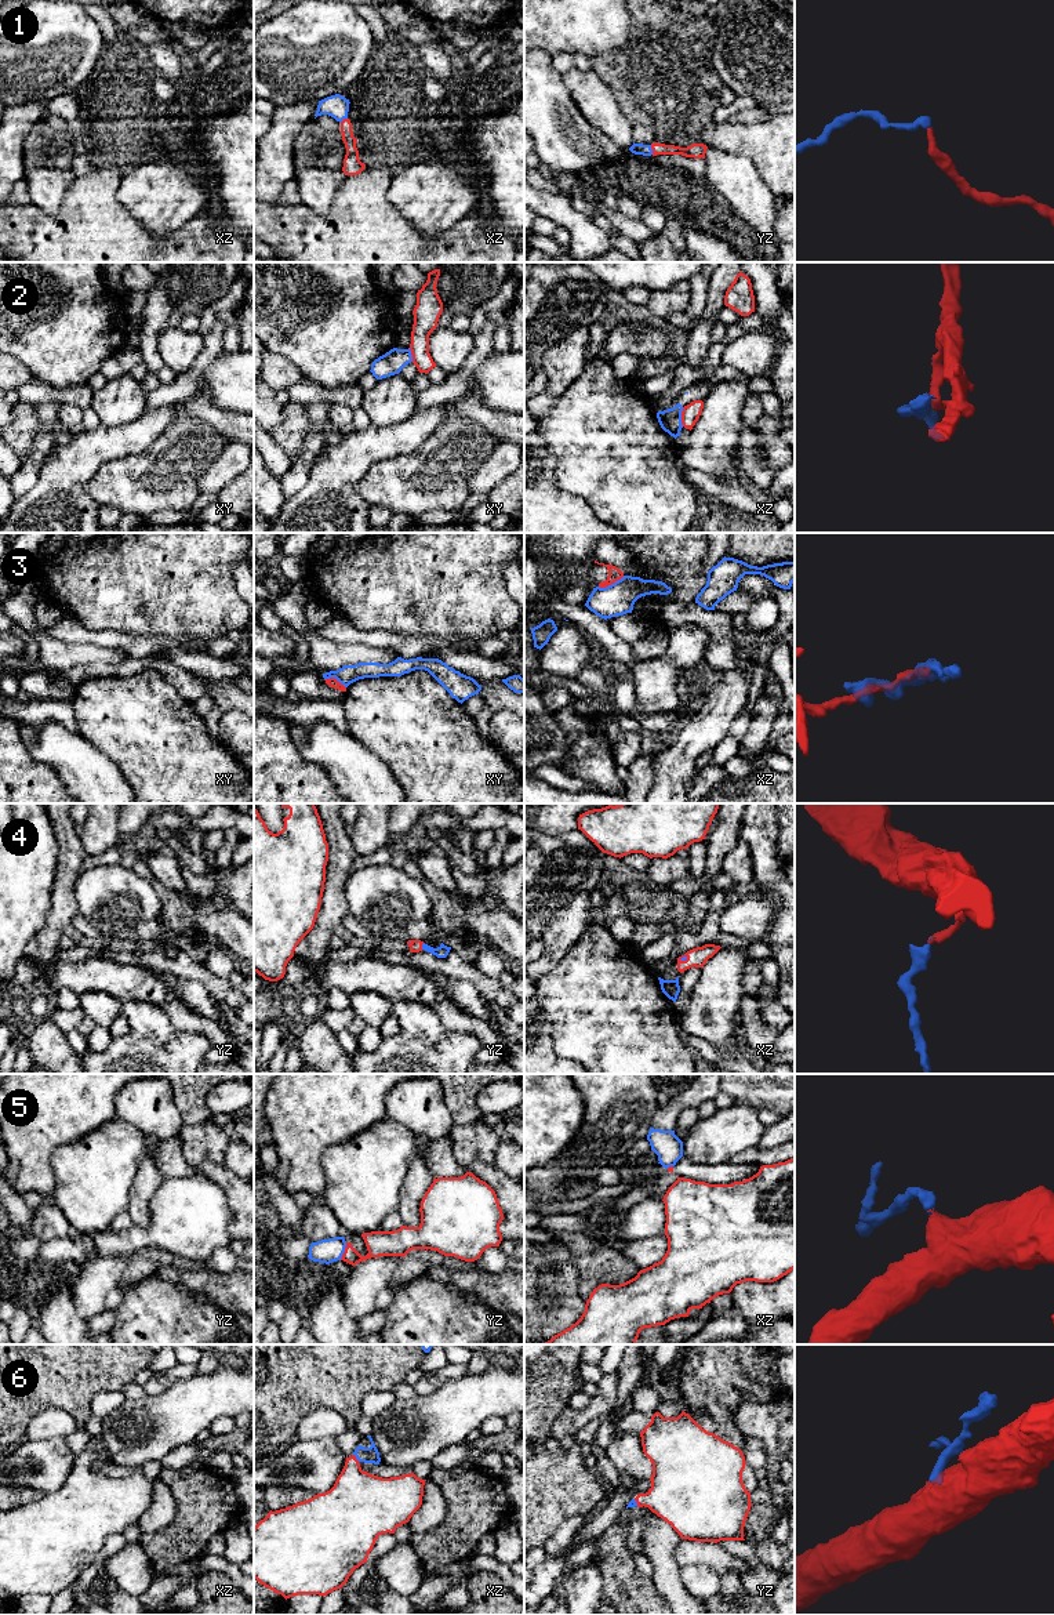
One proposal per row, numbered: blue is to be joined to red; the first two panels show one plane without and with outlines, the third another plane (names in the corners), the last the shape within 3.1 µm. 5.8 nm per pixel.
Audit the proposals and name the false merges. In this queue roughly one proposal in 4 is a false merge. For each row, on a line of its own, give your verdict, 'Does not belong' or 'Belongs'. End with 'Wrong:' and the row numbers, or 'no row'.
1: Belongs
2: Does not belong
3: Does not belong
4: Belongs
5: Belongs
6: Belongs
Wrong: 2, 3

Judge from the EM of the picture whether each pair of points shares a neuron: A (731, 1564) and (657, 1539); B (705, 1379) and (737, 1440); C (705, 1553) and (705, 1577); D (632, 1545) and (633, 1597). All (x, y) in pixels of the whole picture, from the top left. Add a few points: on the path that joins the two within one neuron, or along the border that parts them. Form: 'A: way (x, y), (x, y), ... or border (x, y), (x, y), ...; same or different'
A: border (682, 1539), (675, 1553), (675, 1561), (679, 1567); different
B: way (711, 1394), (712, 1410), (722, 1425); same
C: border (680, 1567), (709, 1565), (720, 1579); different
D: border (625, 1523), (625, 1546), (632, 1554); different

